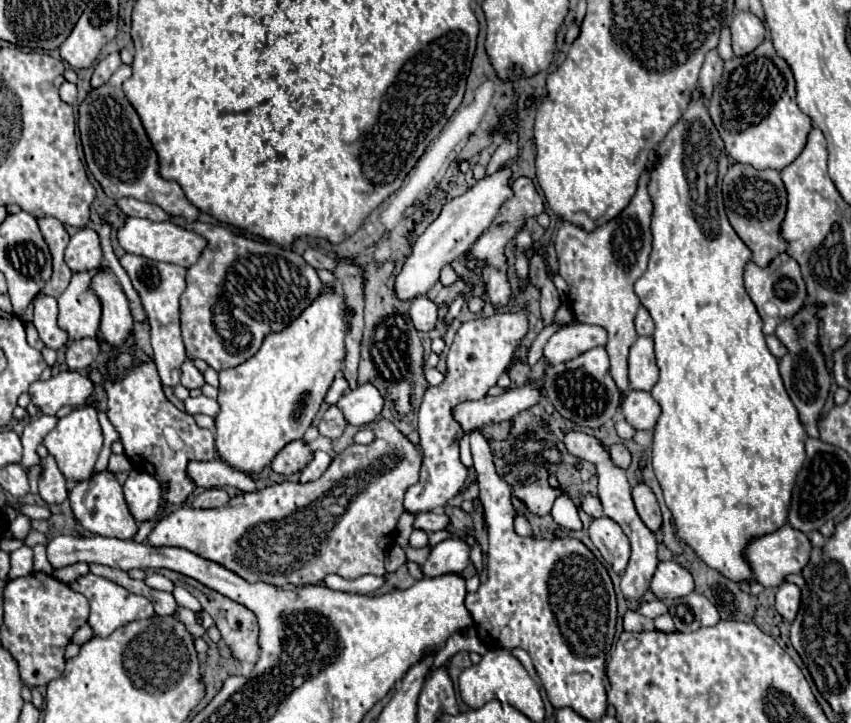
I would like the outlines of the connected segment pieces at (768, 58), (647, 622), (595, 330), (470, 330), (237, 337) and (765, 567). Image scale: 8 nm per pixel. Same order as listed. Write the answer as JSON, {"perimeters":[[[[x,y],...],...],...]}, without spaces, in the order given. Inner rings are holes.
{"perimeters":[[[[764,39],[752,53],[724,63],[724,77],[716,85],[708,109],[728,155],[756,169],[772,167],[780,171],[790,165],[800,155],[812,127],[812,119],[796,105],[792,69],[776,53],[770,39]]],[[[628,611],[624,615],[624,631],[640,633],[640,631],[652,631],[652,629],[654,629],[654,621],[640,615],[638,611]]],[[[572,323],[564,325],[548,339],[544,347],[544,357],[548,359],[548,363],[562,363],[598,345],[606,345],[606,331],[602,327]]],[[[496,313],[488,319],[474,319],[464,323],[454,337],[446,357],[444,381],[436,387],[428,387],[420,405],[420,447],[422,447],[422,471],[420,481],[406,491],[404,511],[418,515],[444,507],[458,491],[464,489],[468,469],[460,463],[458,441],[462,429],[452,419],[452,407],[460,401],[474,401],[486,397],[486,391],[496,385],[498,377],[506,371],[506,365],[514,357],[514,349],[528,331],[524,313]]],[[[132,197],[118,199],[118,207],[128,217],[172,221],[208,239],[208,249],[198,263],[188,267],[188,287],[180,297],[180,321],[186,357],[202,359],[214,371],[236,367],[250,359],[268,333],[282,331],[322,291],[322,281],[314,267],[310,267],[298,253],[282,249],[280,245],[232,233],[224,225],[208,225],[202,221],[188,225],[184,219],[166,215],[158,205],[142,203]],[[228,305],[232,305],[230,311]]],[[[782,525],[774,533],[754,537],[744,549],[744,559],[748,561],[758,583],[762,583],[764,587],[778,587],[788,573],[802,571],[802,567],[808,563],[810,549],[812,545],[804,533],[800,533],[798,529],[792,529],[790,525]]]]}

